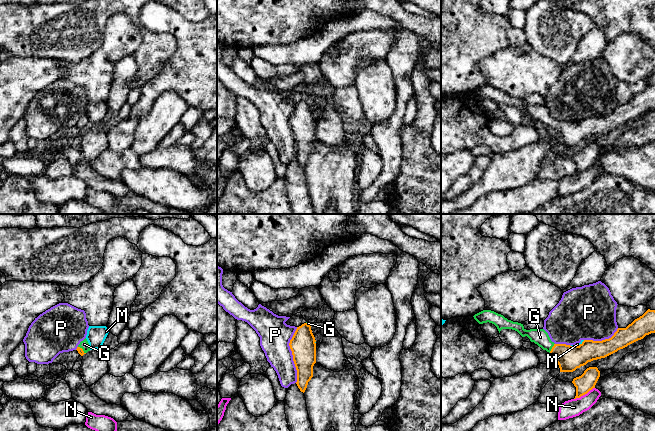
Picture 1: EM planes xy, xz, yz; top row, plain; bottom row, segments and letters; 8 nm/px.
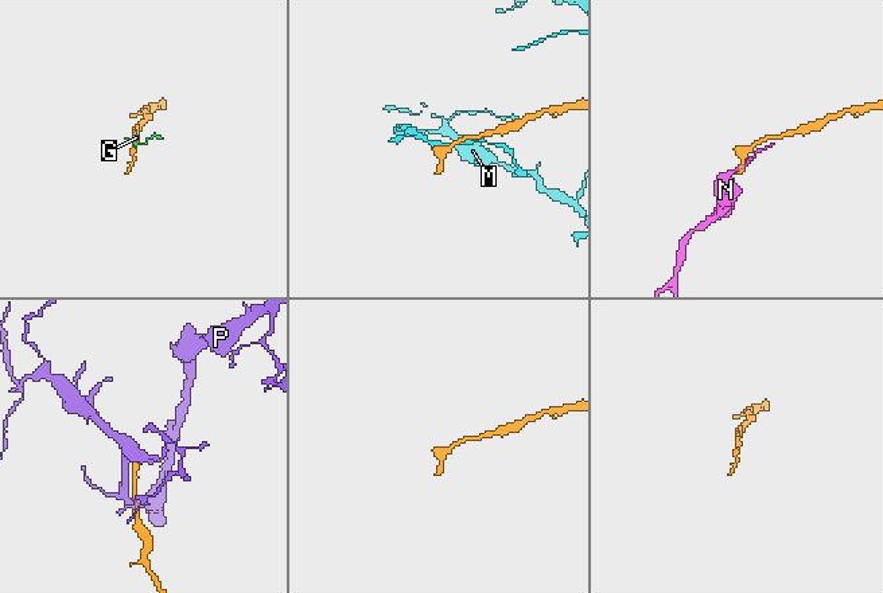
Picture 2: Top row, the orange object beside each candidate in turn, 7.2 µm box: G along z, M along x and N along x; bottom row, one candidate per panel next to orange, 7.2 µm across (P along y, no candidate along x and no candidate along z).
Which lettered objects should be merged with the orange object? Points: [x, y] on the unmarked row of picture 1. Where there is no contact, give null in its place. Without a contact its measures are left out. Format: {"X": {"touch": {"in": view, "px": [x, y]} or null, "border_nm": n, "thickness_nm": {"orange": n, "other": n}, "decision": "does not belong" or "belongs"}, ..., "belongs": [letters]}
{"G": {"touch": {"in": "yz", "px": [552, 124]}, "border_nm": 90, "thickness_nm": {"orange": 200, "other": 130}, "decision": "belongs"}, "M": {"touch": {"in": "yz", "px": [577, 122]}, "border_nm": 120, "thickness_nm": {"orange": 200, "other": 20}, "decision": "does not belong"}, "N": {"touch": {"in": "yz", "px": [584, 170]}, "border_nm": 190, "thickness_nm": {"orange": 140, "other": 140}, "decision": "does not belong"}, "P": {"touch": {"in": "xz", "px": [292, 130]}, "border_nm": 440, "thickness_nm": {"orange": 200, "other": 260}, "decision": "does not belong"}, "belongs": ["G"]}

